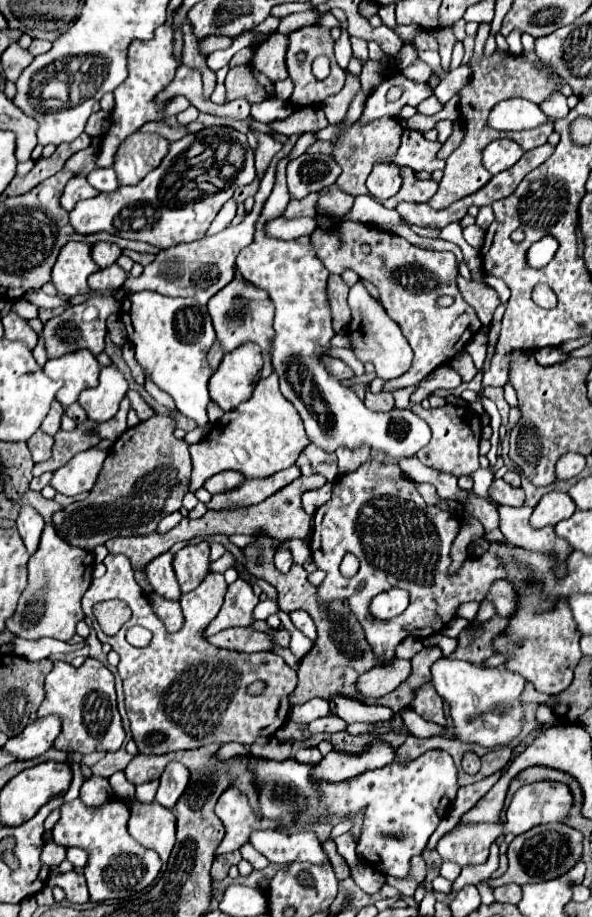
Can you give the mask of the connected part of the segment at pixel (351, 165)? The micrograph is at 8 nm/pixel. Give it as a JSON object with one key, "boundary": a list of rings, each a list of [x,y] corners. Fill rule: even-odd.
{"boundary":[[[378,119],[378,121],[372,121],[370,125],[354,123],[350,129],[346,129],[346,133],[336,139],[334,153],[332,153],[336,163],[342,167],[342,173],[336,181],[336,185],[350,195],[364,195],[366,193],[366,179],[372,171],[372,165],[378,161],[384,161],[396,153],[402,131],[404,129],[396,119]]]}

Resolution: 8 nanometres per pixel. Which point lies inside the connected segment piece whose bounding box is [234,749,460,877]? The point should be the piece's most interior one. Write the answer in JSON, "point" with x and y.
{"point":[403,803]}

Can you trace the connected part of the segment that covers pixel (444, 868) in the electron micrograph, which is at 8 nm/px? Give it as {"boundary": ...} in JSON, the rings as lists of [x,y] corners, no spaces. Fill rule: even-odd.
{"boundary":[[[444,861],[440,867],[440,875],[453,882],[460,875],[461,867],[452,862]]]}

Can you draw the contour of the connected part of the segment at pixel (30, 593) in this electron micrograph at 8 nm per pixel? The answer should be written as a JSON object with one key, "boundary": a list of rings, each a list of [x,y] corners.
{"boundary":[[[52,525],[44,527],[38,551],[28,561],[28,587],[20,597],[14,617],[6,621],[6,629],[22,639],[52,637],[60,641],[70,641],[76,635],[76,623],[84,619],[80,599],[92,583],[92,571],[94,555],[90,551],[68,545],[64,539],[58,537]]]}

